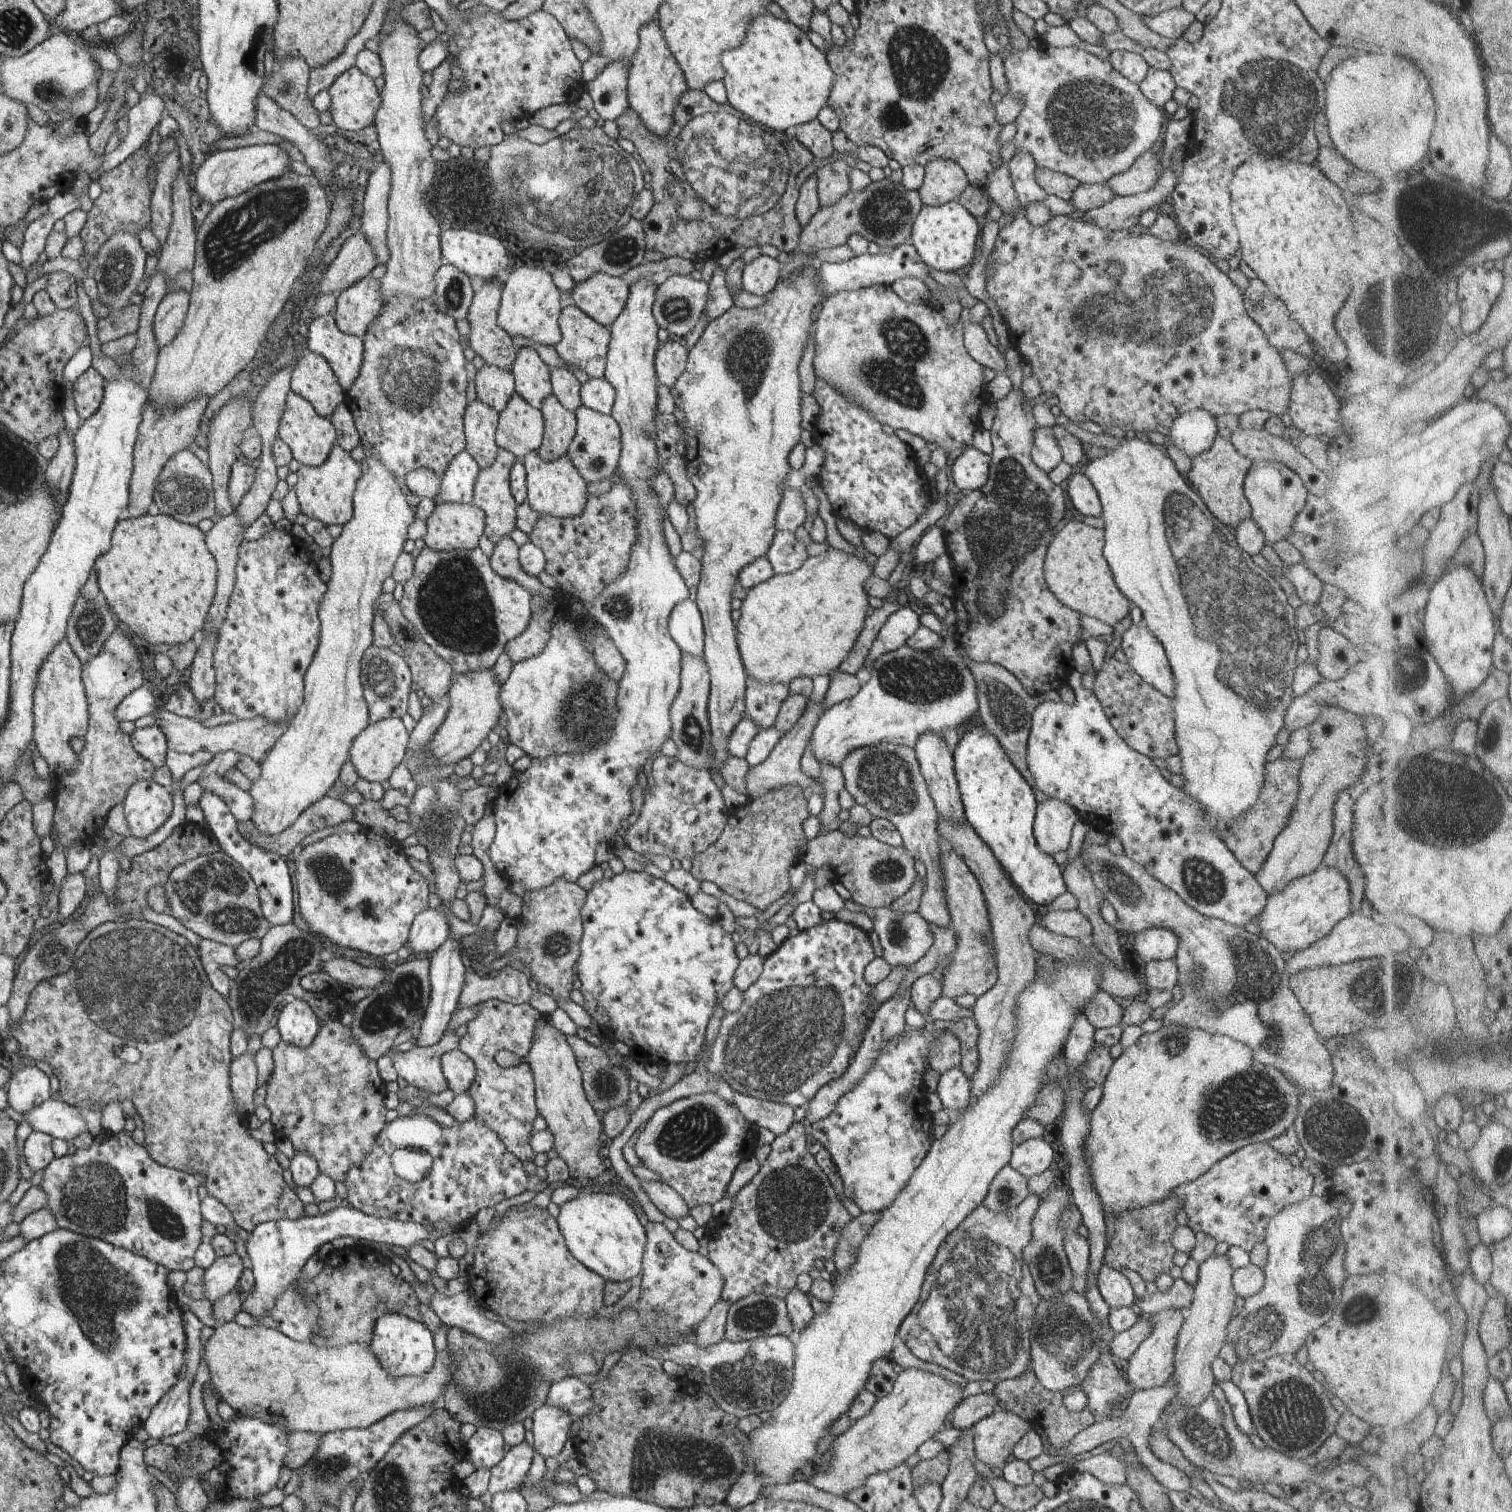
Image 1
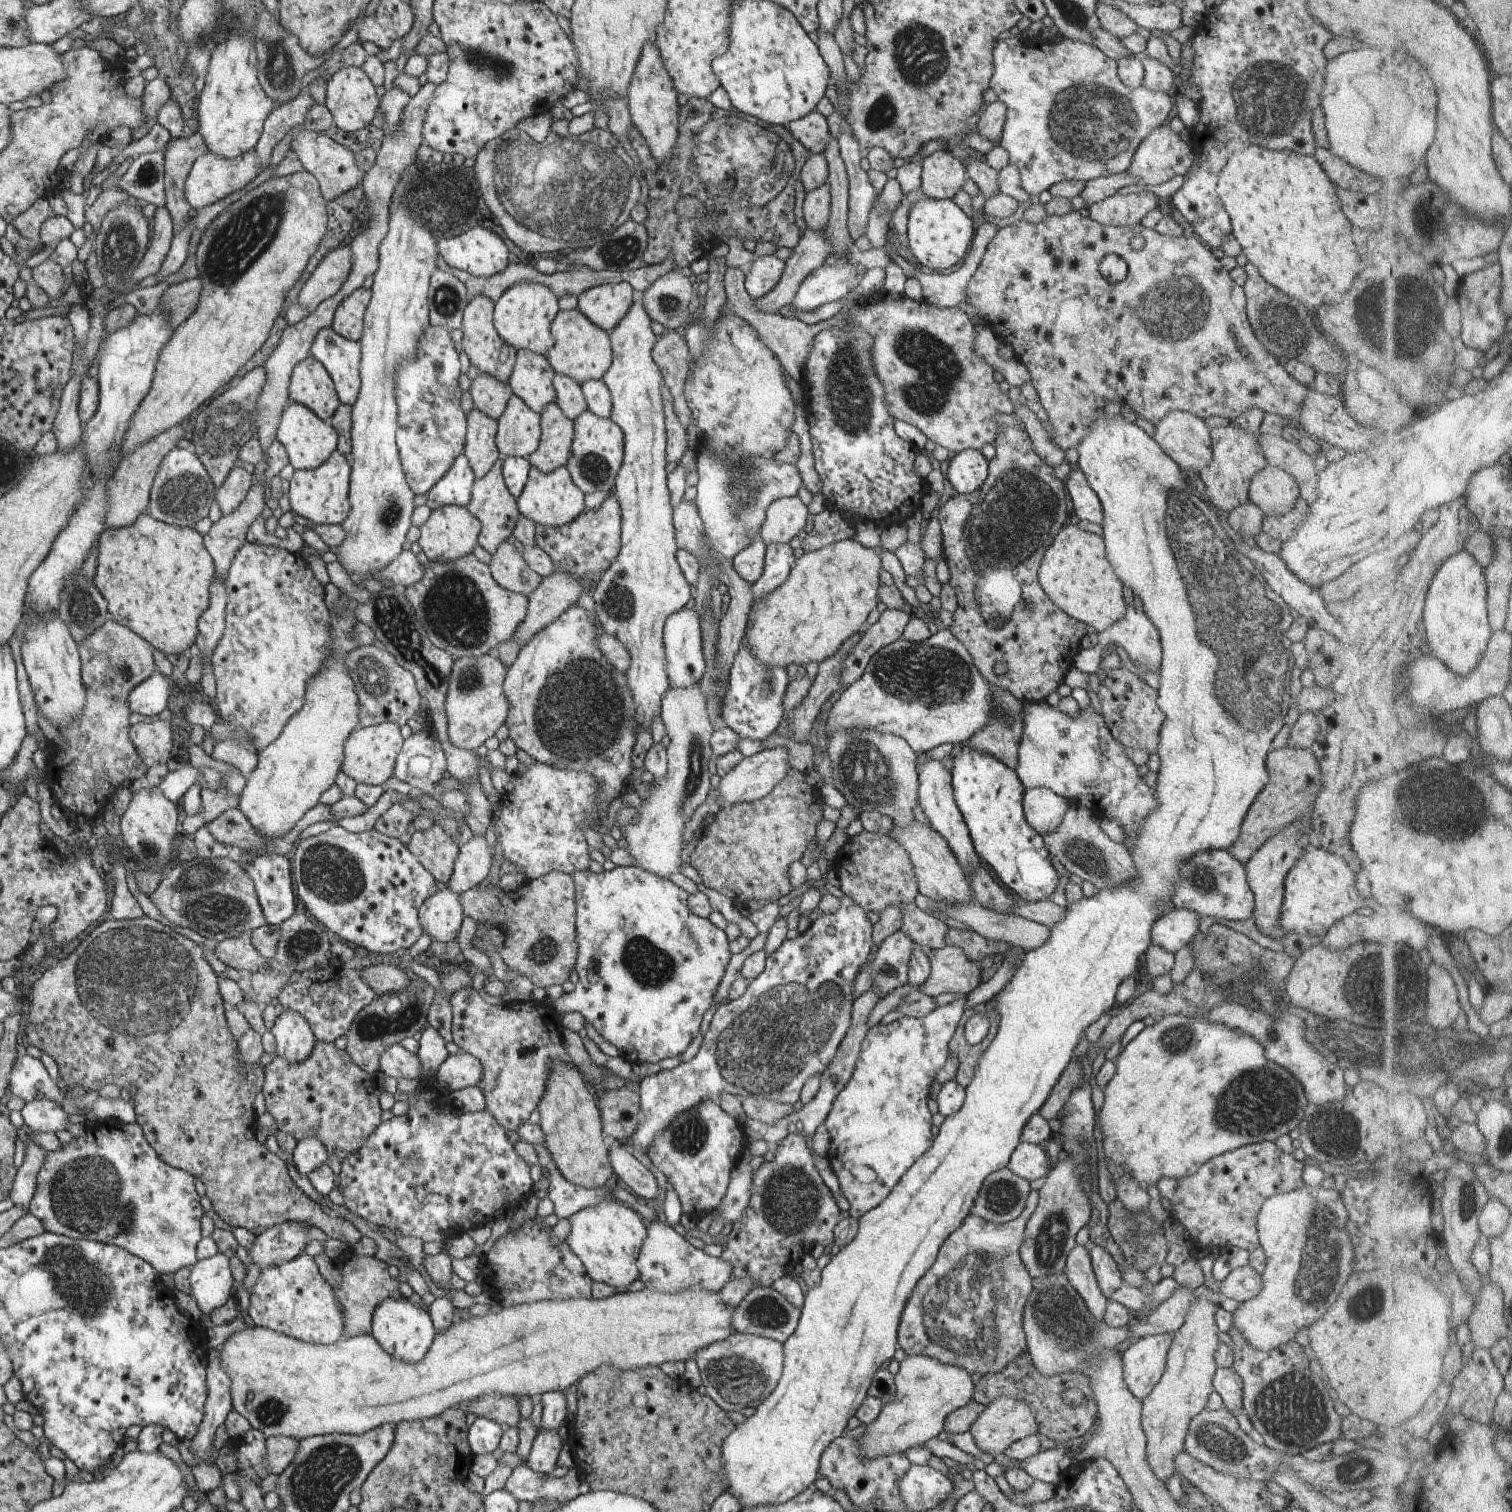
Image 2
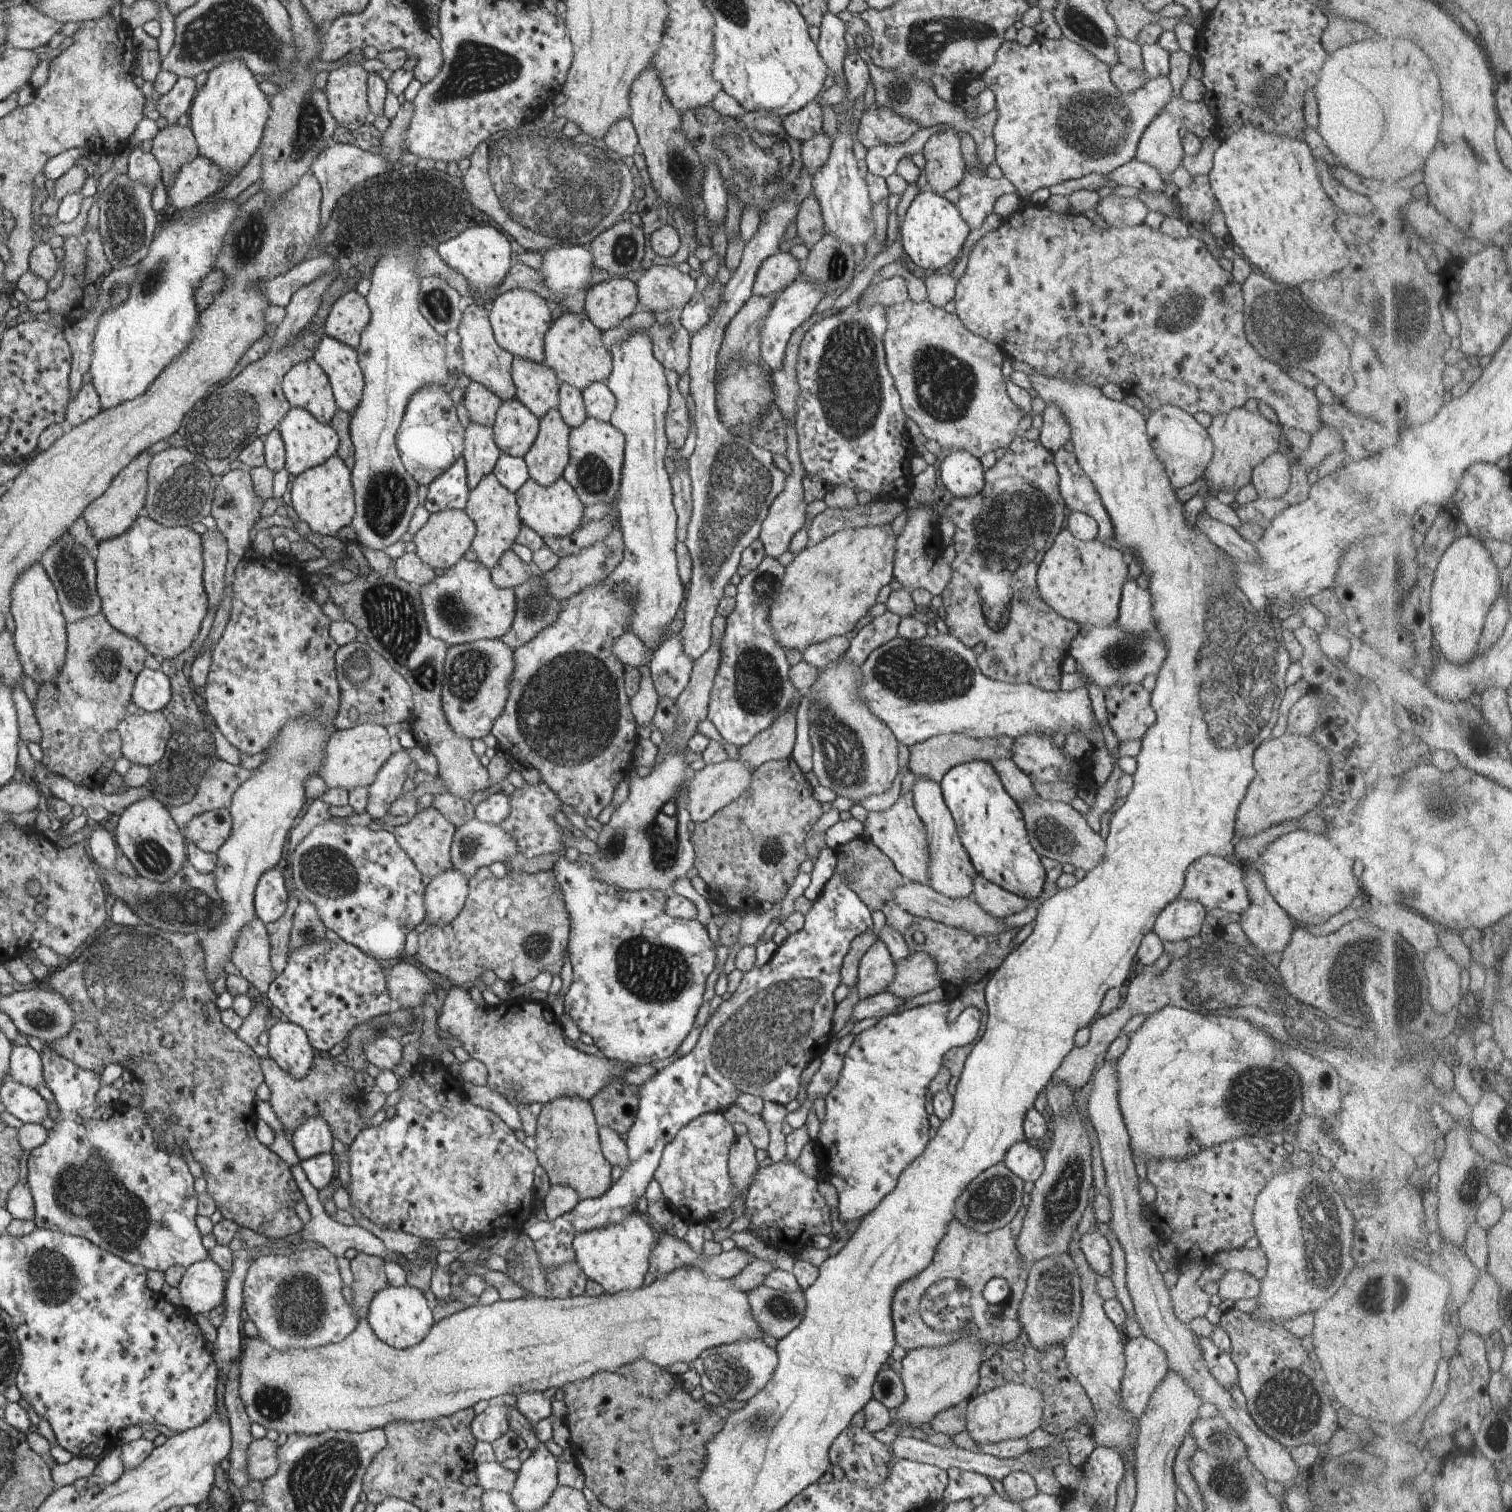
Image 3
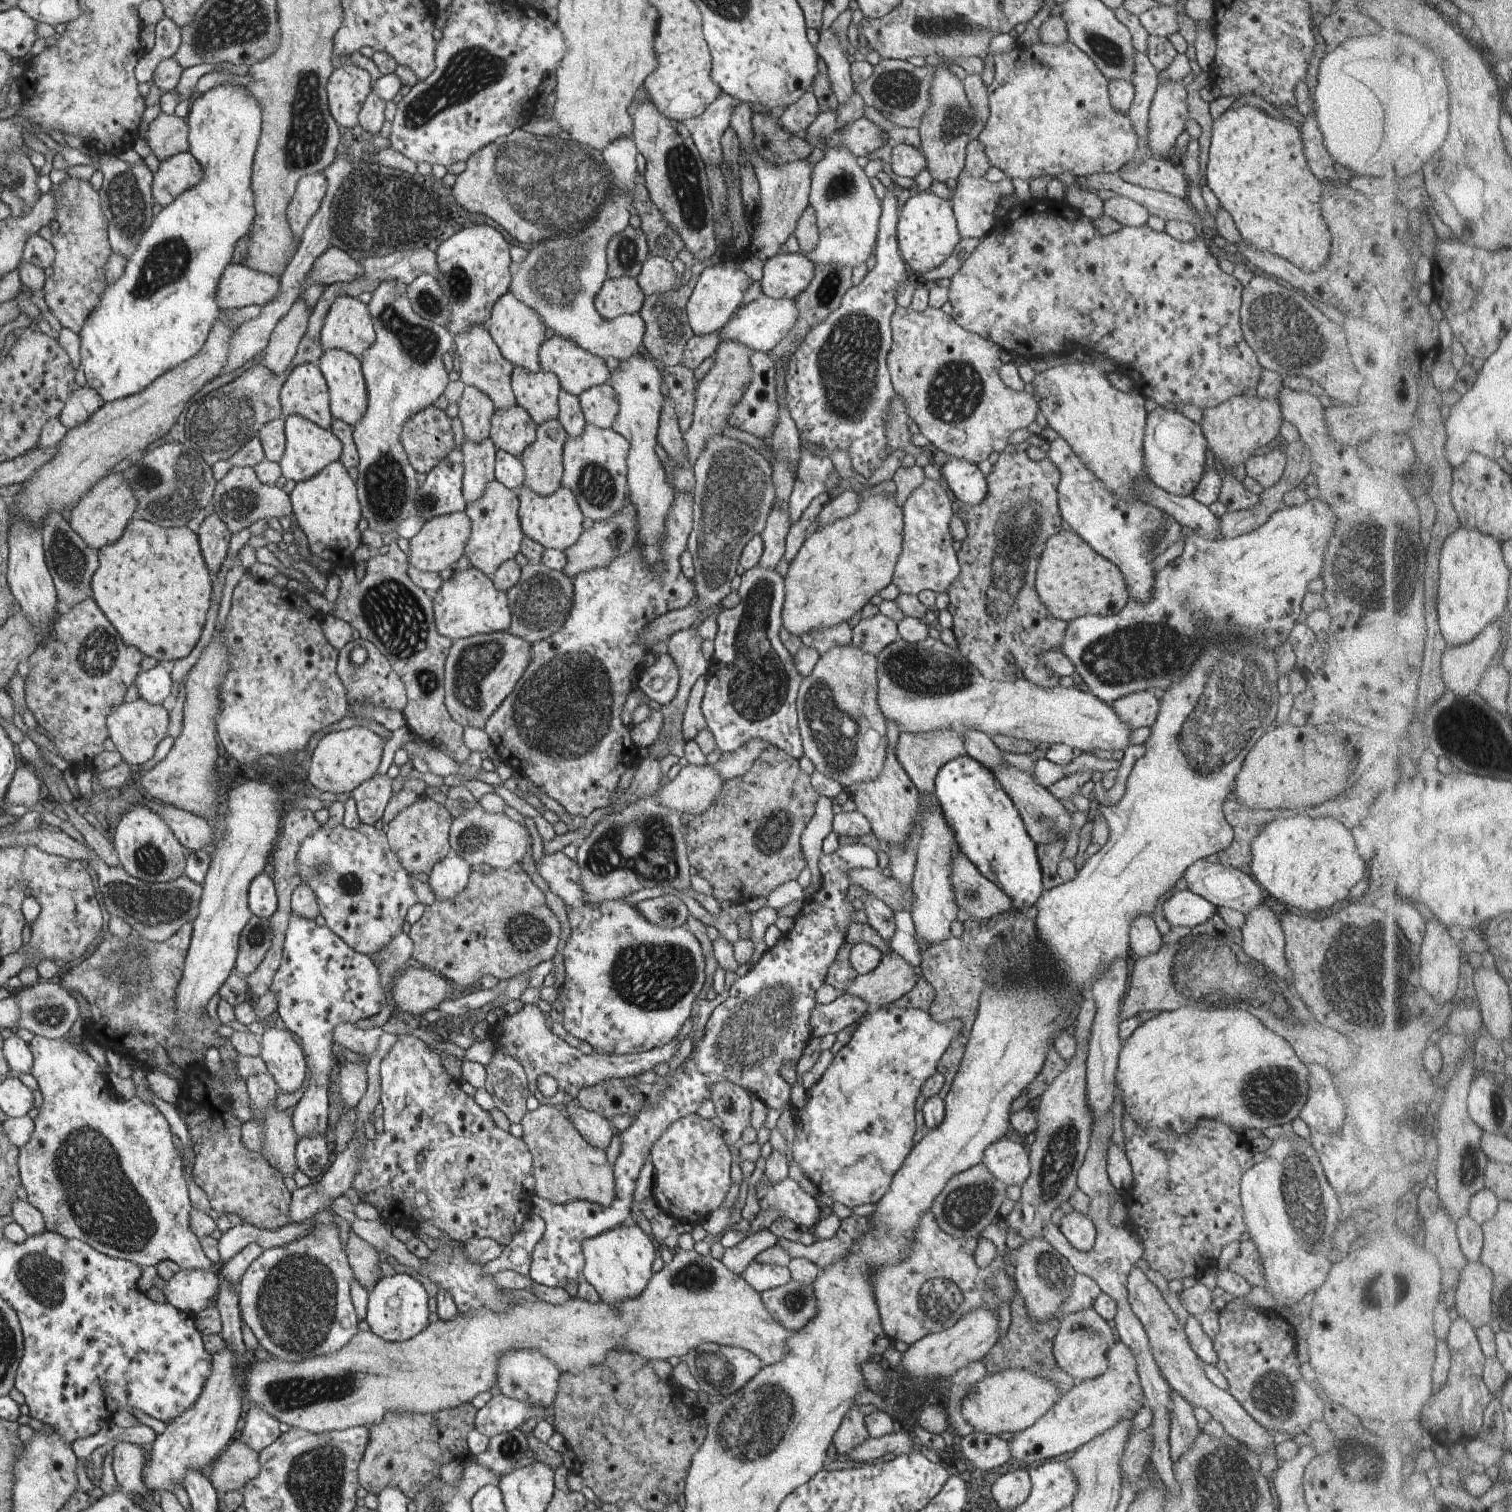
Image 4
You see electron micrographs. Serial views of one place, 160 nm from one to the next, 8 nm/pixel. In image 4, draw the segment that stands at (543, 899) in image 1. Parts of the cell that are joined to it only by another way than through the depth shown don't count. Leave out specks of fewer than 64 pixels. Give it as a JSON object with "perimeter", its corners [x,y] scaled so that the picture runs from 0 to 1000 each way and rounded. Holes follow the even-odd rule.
{"perimeter":[[[344,571],[335,575],[327,573],[323,578],[313,575],[310,578],[308,589],[296,596],[287,595],[285,599],[280,599],[278,607],[271,612],[270,617],[273,621],[273,634],[302,652],[310,652],[321,644],[333,649],[342,646],[360,635],[364,635],[368,628],[369,619],[368,606],[360,599],[358,589],[353,586]]]}

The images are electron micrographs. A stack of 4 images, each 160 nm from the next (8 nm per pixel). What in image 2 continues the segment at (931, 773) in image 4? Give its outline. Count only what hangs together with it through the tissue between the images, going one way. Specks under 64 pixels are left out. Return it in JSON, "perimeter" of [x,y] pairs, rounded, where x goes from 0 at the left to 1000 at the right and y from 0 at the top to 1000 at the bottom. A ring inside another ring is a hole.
{"perimeter":[[[654,451],[653,452],[655,457],[655,466],[656,466],[655,472],[654,472],[652,478],[646,485],[644,485],[640,491],[631,493],[629,499],[622,503],[627,509],[630,505],[631,499],[633,499],[637,493],[651,497],[653,499],[657,500],[661,504],[663,504],[666,508],[671,509],[673,507],[673,493],[677,481],[675,471],[677,465],[672,462],[667,456]]]}

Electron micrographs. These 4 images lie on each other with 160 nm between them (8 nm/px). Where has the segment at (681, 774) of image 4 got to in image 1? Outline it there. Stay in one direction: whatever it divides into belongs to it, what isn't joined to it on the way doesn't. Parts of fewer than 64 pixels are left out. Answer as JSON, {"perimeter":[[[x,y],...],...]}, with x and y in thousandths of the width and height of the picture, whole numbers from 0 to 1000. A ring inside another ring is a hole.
{"perimeter":[[[534,462],[531,471],[528,473],[526,479],[517,486],[511,496],[509,496],[509,500],[501,507],[495,508],[493,512],[494,527],[500,528],[503,525],[506,525],[506,524],[509,524],[509,522],[517,521],[517,520],[530,519],[534,517],[532,512],[528,509],[528,502],[531,499],[531,496],[532,496],[532,493],[534,493],[534,491],[536,491],[536,485],[542,476],[542,471],[544,471],[542,466],[544,464],[544,462],[542,464],[538,464],[537,462],[535,464],[535,462]]]}

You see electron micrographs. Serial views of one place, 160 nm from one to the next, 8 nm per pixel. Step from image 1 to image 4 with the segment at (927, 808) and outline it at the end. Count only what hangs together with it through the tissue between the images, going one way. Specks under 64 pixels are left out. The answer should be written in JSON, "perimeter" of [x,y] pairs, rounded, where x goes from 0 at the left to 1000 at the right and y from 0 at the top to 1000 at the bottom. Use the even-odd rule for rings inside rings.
{"perimeter":[[[549,426],[550,429],[547,430],[544,434],[542,434],[536,444],[530,449],[526,458],[526,476],[528,479],[528,483],[529,485],[530,498],[536,503],[538,509],[541,511],[545,512],[547,515],[550,515],[557,521],[559,520],[569,519],[579,516],[583,510],[585,503],[586,502],[586,495],[587,495],[587,487],[585,487],[585,477],[585,474],[583,472],[580,465],[580,453],[579,453],[579,440],[580,437],[578,434],[573,433],[573,431],[569,431],[564,427],[561,426],[560,427],[554,428]]]}

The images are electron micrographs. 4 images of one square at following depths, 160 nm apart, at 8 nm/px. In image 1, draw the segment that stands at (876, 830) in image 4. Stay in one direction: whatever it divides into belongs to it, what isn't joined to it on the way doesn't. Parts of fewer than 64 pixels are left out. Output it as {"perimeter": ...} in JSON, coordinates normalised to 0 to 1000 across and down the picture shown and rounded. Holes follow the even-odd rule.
{"perimeter":[[[630,562],[626,565],[622,564],[622,569],[625,583],[626,600],[632,620],[630,636],[623,644],[622,659],[631,661],[636,658],[643,657],[644,659],[648,659],[658,651],[659,647],[657,626],[656,624],[652,622],[652,618],[655,618],[655,614],[651,593],[646,581]]]}

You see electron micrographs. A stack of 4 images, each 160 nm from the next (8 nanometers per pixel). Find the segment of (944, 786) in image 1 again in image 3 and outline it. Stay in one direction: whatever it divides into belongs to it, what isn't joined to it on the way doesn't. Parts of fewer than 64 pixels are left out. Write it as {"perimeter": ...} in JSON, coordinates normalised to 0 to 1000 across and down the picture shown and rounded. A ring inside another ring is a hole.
{"perimeter":[[[608,513],[605,515],[603,524],[605,537],[612,549],[615,567],[613,586],[628,595],[642,593],[644,580],[646,579],[646,575],[636,560],[632,543],[624,529],[622,519],[614,514]]]}

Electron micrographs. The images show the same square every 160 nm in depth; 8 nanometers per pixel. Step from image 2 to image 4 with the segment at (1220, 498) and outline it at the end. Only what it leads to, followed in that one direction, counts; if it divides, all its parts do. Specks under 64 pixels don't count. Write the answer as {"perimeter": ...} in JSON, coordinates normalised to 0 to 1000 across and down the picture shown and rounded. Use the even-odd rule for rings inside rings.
{"perimeter":[[[815,262],[805,269],[795,272],[794,284],[804,306],[814,313],[817,307],[826,304],[830,300],[839,298],[845,291],[845,284],[847,280],[845,264],[833,265],[831,262]]]}

